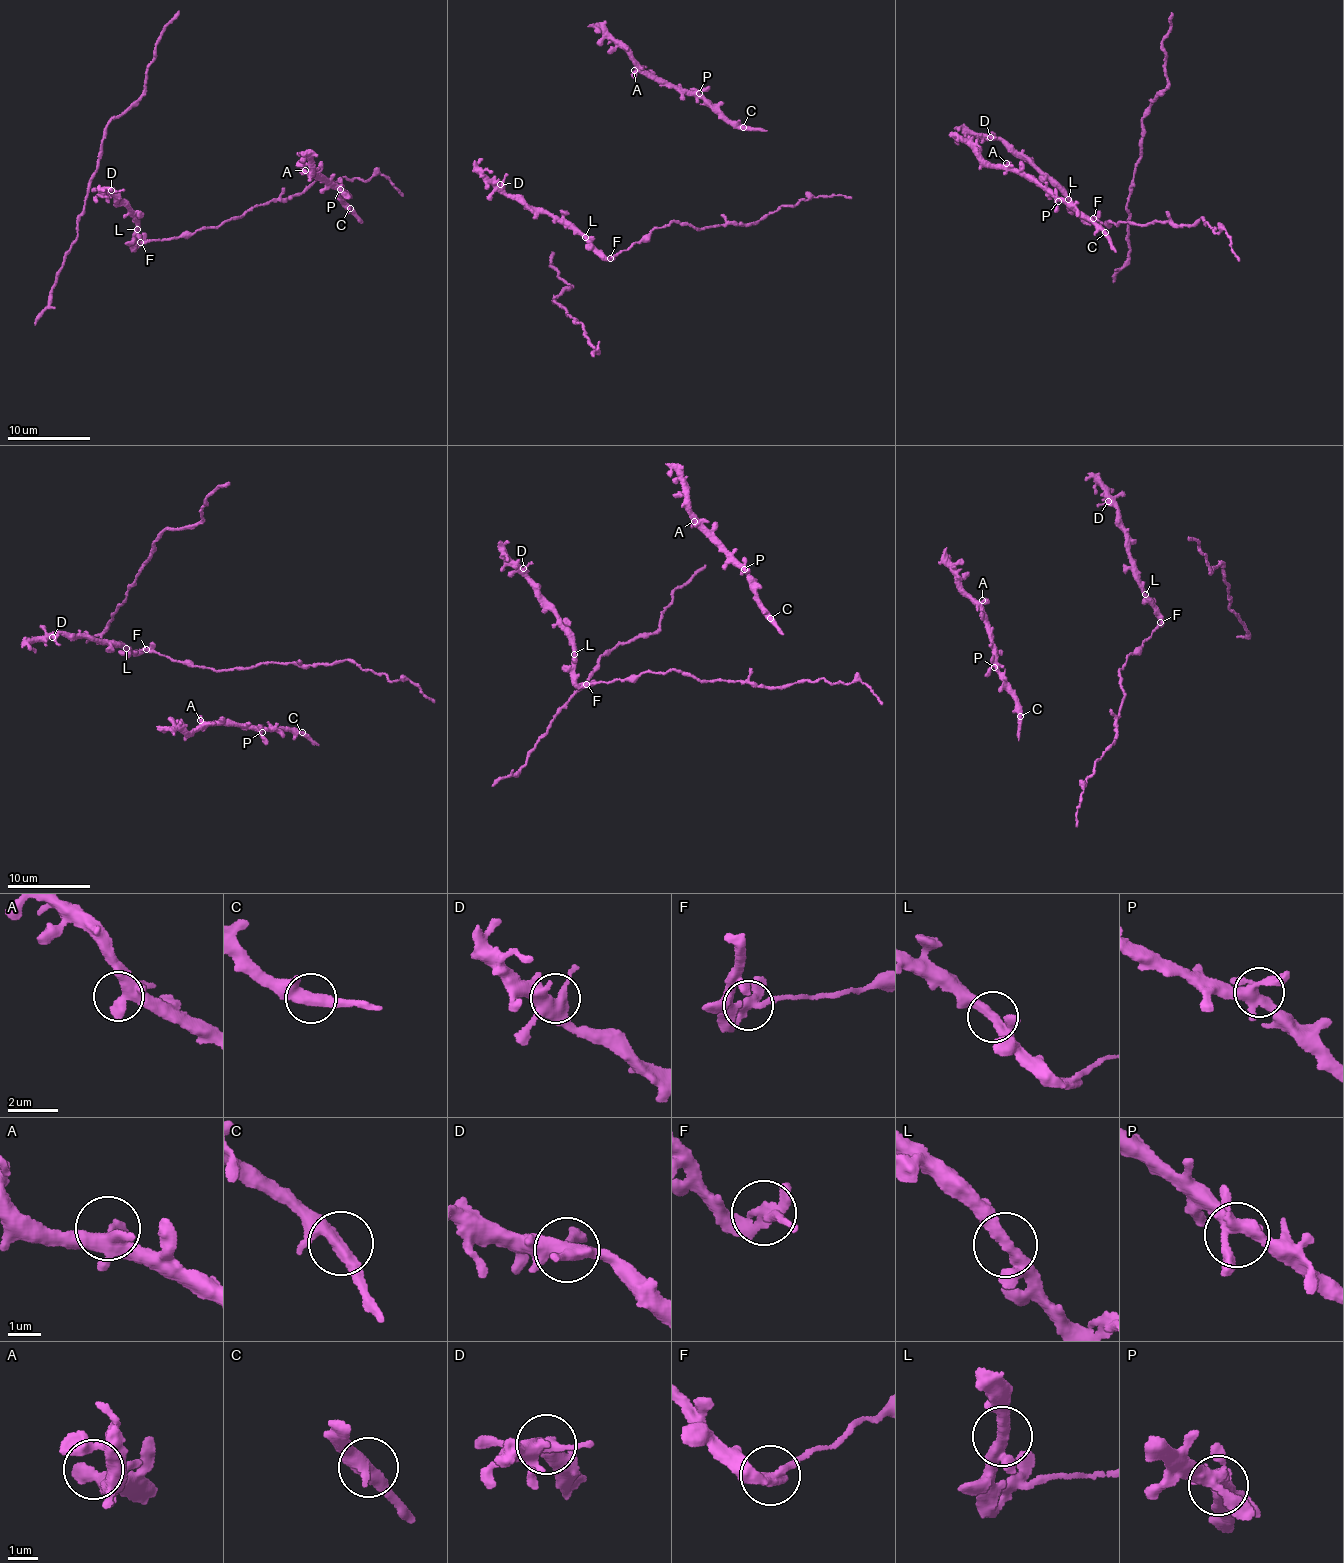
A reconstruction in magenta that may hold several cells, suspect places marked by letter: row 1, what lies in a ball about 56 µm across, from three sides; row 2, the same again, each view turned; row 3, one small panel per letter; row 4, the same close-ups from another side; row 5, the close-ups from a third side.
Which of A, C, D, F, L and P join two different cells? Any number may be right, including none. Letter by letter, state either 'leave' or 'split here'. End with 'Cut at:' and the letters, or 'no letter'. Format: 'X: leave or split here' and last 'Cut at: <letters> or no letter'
A: leave
C: leave
D: leave
F: split here
L: leave
P: leave
Cut at: F

